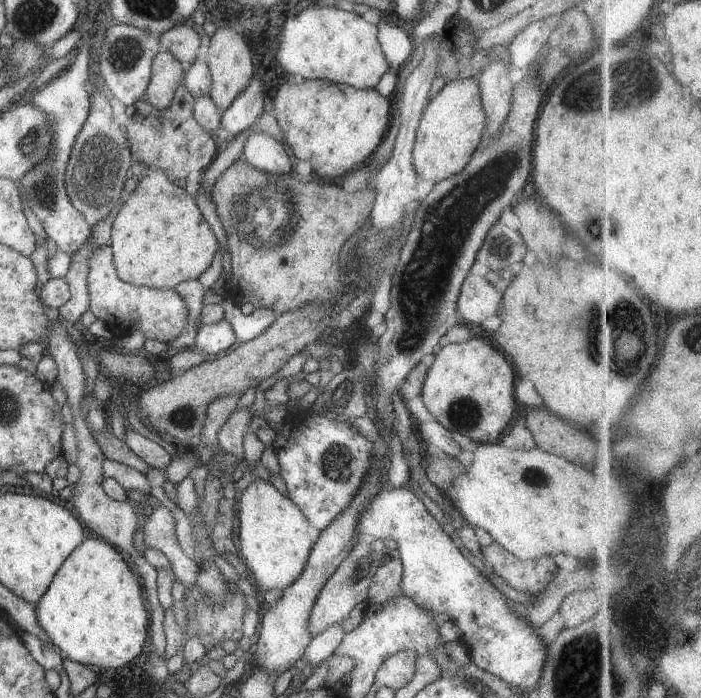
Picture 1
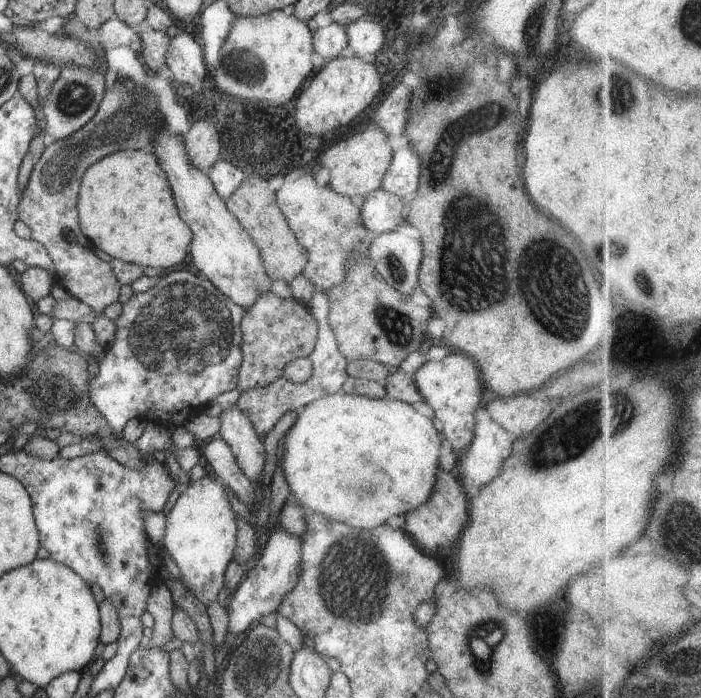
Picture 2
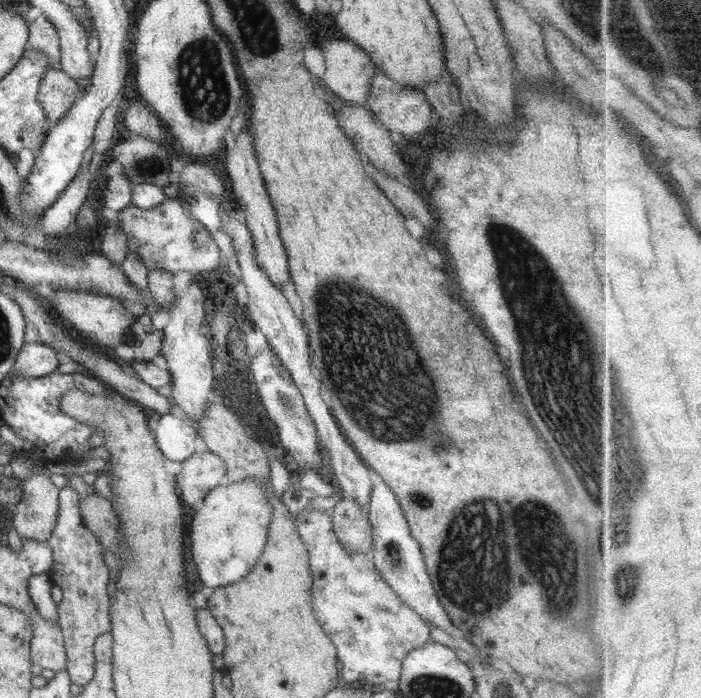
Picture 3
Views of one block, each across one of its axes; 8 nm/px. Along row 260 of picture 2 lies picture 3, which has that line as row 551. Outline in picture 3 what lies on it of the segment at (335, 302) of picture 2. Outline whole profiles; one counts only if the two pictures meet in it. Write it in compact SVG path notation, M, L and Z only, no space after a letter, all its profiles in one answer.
M338 500L330 512L333 532L350 552L370 553L373 548L372 529L366 507L355 500Z

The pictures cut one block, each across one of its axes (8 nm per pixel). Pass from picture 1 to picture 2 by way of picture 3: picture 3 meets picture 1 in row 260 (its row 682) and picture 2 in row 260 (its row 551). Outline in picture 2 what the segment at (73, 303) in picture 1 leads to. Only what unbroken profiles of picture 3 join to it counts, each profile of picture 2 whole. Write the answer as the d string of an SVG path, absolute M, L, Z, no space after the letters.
M118 78L112 86L106 87L98 112L88 124L62 140L48 141L44 152L35 159L29 183L18 203L19 220L30 228L32 238L46 248L54 262L56 283L98 314L92 328L104 349L112 346L116 338L115 321L103 314L104 309L118 300L121 284L110 263L94 253L89 238L81 231L78 214L80 180L94 162L108 154L147 149L154 130L164 122L156 94L144 86L137 88L132 80Z

